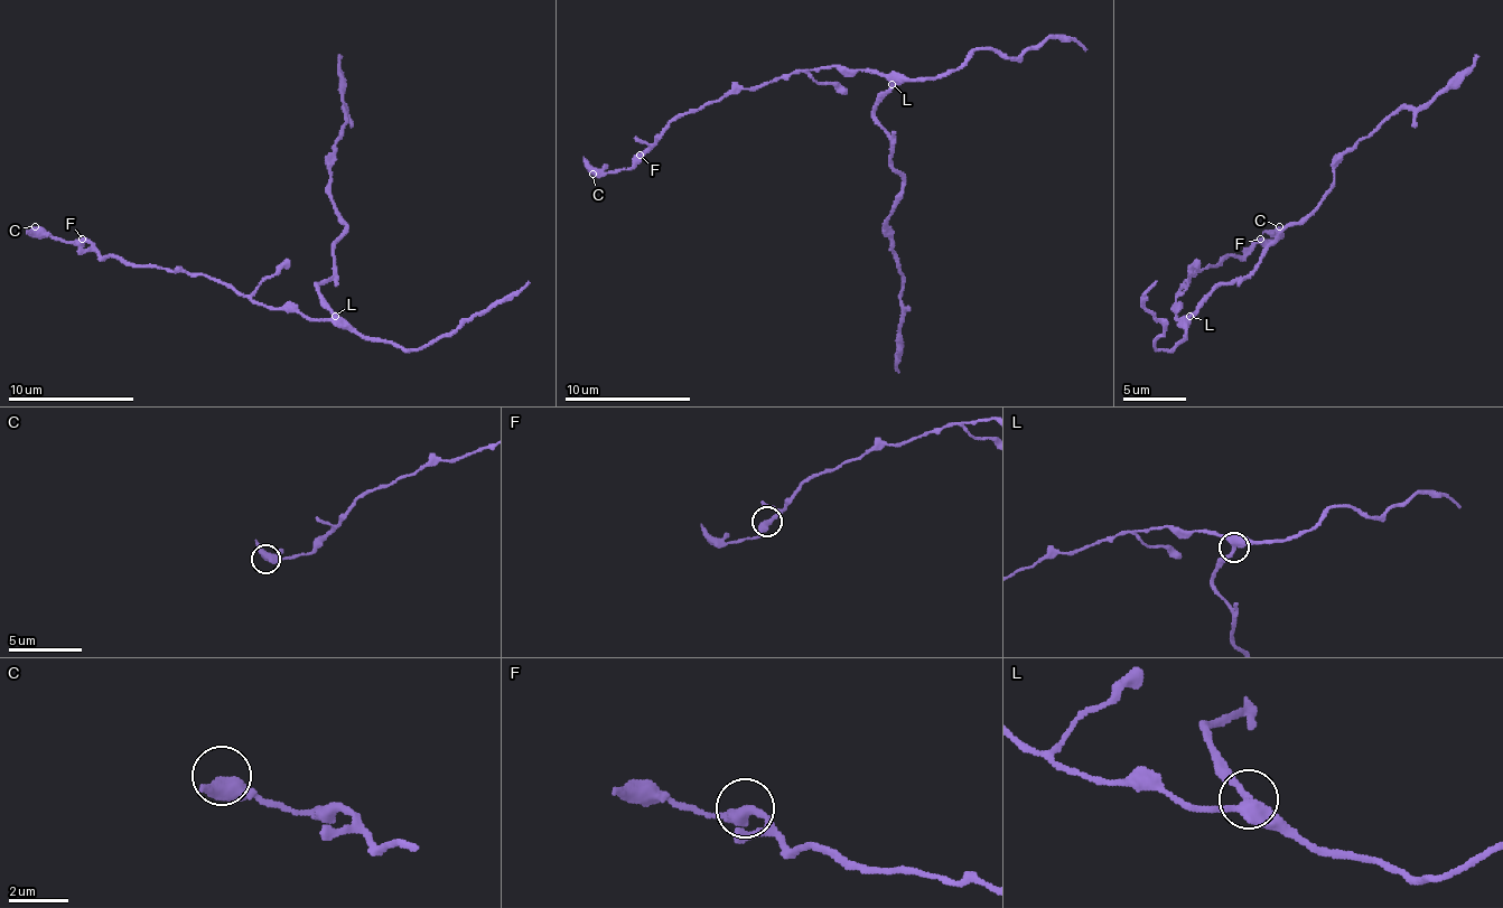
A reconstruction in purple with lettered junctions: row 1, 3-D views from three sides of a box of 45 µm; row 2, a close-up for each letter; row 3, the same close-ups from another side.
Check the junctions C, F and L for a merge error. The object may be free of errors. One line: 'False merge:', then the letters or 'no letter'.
False merge: L

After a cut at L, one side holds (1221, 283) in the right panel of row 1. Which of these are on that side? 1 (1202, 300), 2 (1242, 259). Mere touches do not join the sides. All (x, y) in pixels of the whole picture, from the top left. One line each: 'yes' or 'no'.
1: yes
2: no

